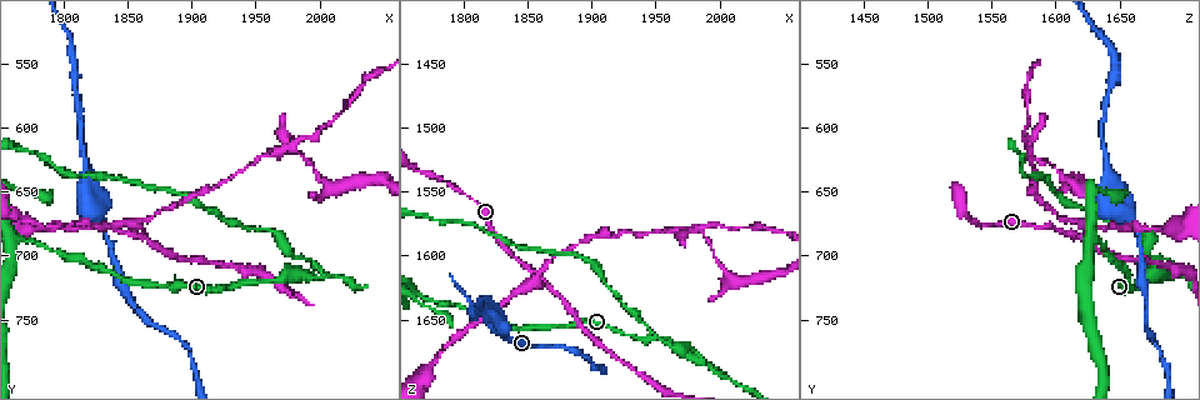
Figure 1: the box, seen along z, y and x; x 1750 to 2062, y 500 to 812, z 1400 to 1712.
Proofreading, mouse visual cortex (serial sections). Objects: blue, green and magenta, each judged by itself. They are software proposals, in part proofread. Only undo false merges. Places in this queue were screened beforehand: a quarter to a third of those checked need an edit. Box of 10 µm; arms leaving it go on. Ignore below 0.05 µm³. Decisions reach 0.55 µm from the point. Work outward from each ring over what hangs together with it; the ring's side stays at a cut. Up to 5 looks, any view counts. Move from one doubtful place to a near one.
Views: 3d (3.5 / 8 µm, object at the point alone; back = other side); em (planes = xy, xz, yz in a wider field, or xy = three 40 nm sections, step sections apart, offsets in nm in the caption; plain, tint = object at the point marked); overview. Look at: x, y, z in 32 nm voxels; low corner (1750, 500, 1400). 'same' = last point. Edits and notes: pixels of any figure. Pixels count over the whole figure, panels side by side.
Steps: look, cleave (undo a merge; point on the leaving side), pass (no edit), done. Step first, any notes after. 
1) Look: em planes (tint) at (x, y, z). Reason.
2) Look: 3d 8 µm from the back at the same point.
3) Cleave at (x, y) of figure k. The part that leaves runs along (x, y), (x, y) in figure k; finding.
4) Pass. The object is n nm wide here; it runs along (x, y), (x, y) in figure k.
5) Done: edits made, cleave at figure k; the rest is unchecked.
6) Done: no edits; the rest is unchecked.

Look: 3d 3.5 µm from the back at (1856, 676, 1618). Four or more arms meet.

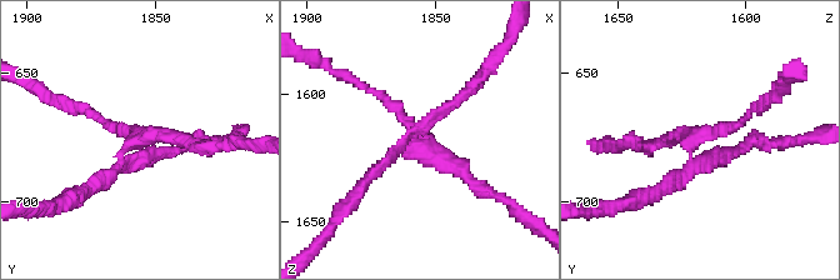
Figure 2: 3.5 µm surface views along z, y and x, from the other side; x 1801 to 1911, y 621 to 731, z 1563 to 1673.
Look: em xy step 5 (plain) at (1858, 677, 1620). 4 arms meet here; the arms are 150, 150, 150, 200 nm wide.

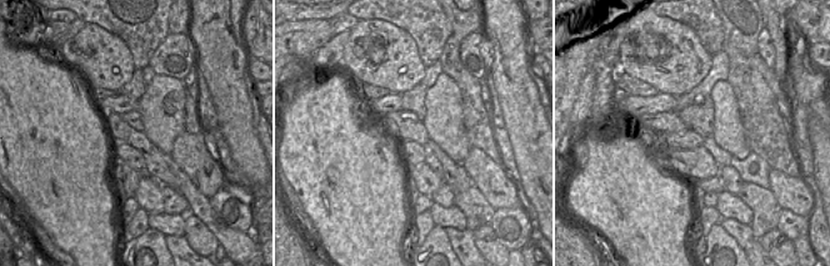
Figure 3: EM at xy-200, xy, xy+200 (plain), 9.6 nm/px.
Look: em xy step 5 (tint) at the same point. Where the object lies.

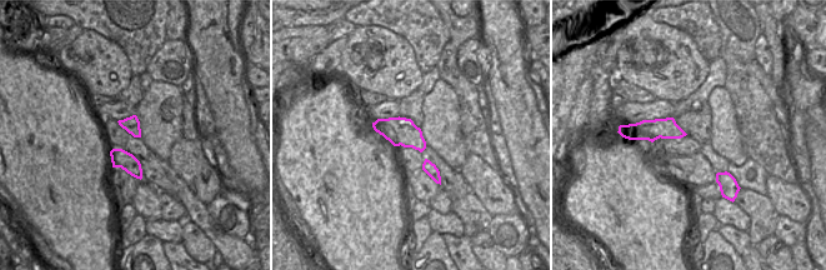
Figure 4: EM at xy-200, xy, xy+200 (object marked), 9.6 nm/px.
Cleave at (448, 154) of figure 2. The part that leaves runs along (693, 151), (699, 133), (738, 125), (763, 105) in figure 2; two cells meet here.

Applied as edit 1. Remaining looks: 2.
Look: 3d 3.5 µm at (1816, 636, 1638). Calibre changes.

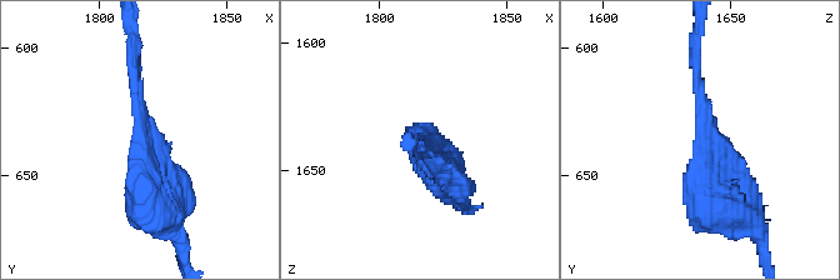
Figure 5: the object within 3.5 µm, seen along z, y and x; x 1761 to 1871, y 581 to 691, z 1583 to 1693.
Look: em xy step 3 (tint) at (1817, 635, 1640). The arms are 100, 500 nm wide.

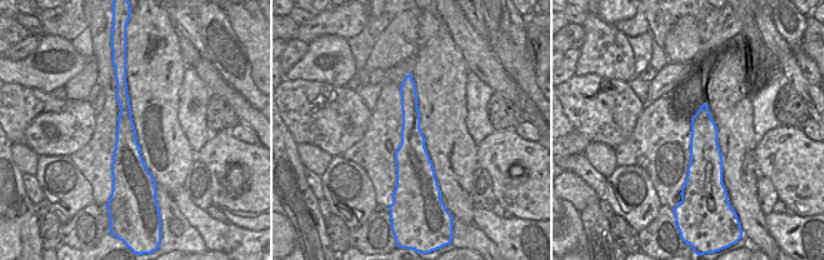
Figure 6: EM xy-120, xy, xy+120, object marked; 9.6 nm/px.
Pass. It runs along (725, 211), (703, 189), (696, 54) in figure 5; continuous, no second cell.

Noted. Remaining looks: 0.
Done: edits made, cleave at figure 2; the rest is unchecked.

